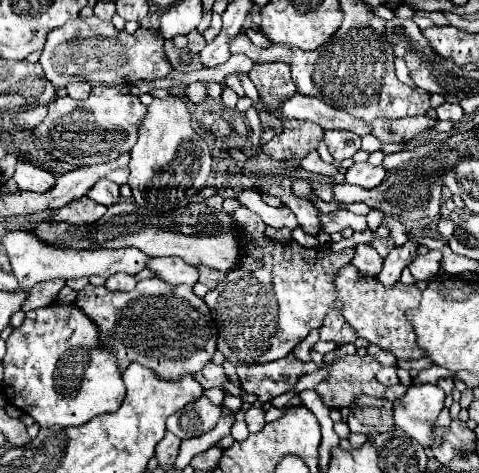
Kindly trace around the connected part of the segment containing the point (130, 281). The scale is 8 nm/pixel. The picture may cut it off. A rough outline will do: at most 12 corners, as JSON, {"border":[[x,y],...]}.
{"border":[[117,274],[107,280],[109,292],[131,292],[135,278]]}

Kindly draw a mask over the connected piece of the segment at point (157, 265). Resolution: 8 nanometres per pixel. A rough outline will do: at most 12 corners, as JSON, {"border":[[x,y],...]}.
{"border":[[173,256],[151,258],[149,270],[167,284],[193,286],[195,266]]}

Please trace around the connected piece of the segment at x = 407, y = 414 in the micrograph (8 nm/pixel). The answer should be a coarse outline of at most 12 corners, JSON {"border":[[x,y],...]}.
{"border":[[413,384],[393,402],[393,422],[421,446],[433,444],[433,422],[445,392]]}

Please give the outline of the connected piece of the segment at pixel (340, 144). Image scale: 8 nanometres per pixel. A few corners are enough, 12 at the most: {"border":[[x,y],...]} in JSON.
{"border":[[347,130],[325,132],[337,162],[361,148],[361,138]]}

